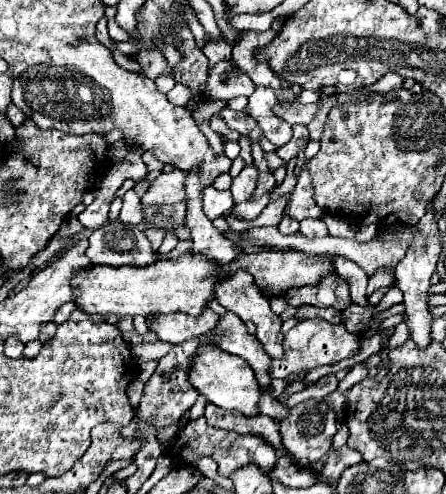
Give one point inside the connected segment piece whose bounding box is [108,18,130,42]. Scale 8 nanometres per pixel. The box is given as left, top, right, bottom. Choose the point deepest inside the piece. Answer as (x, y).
(116, 33)

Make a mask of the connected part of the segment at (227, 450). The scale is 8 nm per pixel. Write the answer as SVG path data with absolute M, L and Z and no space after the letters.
M204 416L200 420L190 420L180 430L176 442L170 448L170 454L172 454L172 458L178 466L188 466L188 464L192 464L194 460L198 460L202 456L210 456L210 458L216 460L218 474L222 474L222 476L230 476L234 470L238 470L242 464L248 464L248 462L254 462L264 472L268 472L268 470L274 468L274 462L278 458L276 450L270 444L266 444L262 438L258 438L258 436L240 436L236 432L212 428L212 426L208 426Z

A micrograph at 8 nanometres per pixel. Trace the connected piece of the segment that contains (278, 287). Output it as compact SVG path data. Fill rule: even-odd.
M262 252L262 254L242 254L230 268L242 268L254 274L256 286L268 296L280 296L288 288L314 286L324 274L334 272L330 256L310 256L304 252Z

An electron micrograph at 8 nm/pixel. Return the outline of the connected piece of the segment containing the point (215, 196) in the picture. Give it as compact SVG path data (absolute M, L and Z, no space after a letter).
M214 186L204 190L204 214L214 220L218 216L226 216L234 206L230 192L218 192Z

